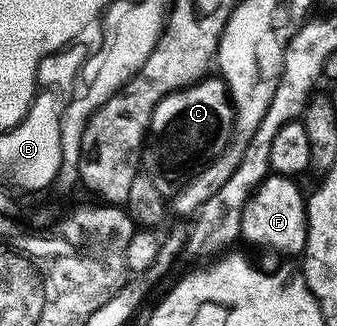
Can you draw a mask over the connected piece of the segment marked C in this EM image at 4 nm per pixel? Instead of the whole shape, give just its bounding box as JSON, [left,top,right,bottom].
[141,78,233,198]

